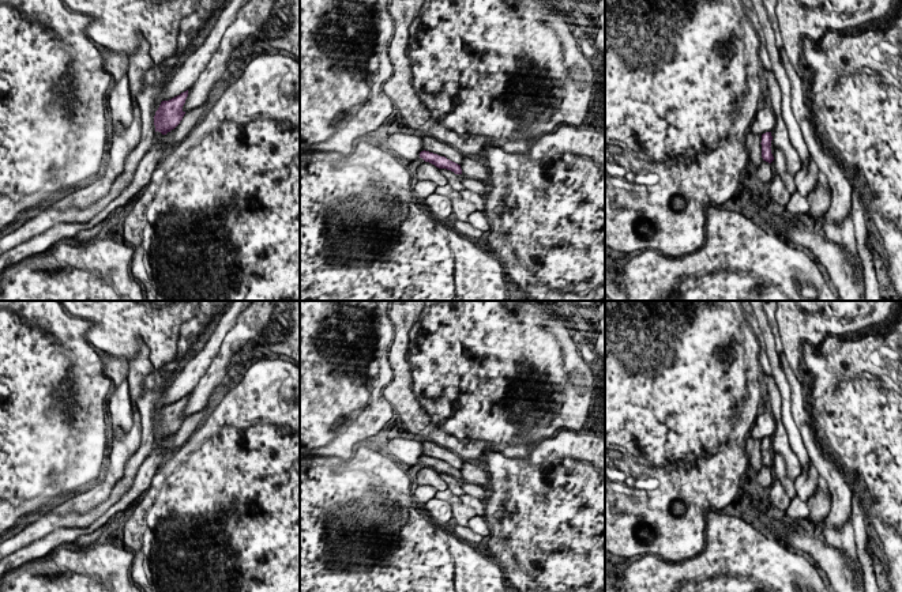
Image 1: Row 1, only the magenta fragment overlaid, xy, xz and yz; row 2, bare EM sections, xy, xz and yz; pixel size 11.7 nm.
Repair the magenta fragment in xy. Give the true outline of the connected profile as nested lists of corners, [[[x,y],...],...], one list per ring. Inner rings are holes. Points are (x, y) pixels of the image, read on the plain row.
[[[188,395],[169,406],[161,407],[154,421],[155,437],[158,435],[162,440],[166,440],[180,429],[185,419],[183,411],[185,408],[187,401]]]

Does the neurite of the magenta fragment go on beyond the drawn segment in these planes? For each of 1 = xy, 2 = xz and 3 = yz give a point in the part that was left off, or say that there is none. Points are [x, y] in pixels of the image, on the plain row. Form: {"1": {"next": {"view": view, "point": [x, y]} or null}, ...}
{"1": {"next": null}, "2": {"next": null}, "3": {"next": null}}

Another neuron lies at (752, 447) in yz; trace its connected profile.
[[[748,438],[745,441],[745,450],[748,455],[748,461],[752,470],[758,474],[763,467],[762,463],[762,440]]]

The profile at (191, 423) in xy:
[[[204,410],[185,418],[180,429],[174,434],[164,440],[164,448],[176,452],[187,442],[187,440],[193,434],[193,431],[204,422],[204,419]]]

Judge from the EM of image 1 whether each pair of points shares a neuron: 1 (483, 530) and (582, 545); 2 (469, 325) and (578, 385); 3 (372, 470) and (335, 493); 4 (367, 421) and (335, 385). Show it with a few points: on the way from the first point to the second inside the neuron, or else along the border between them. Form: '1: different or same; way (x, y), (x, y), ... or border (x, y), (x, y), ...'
1: different; border (483, 516), (491, 532)
2: same; way (496, 353), (499, 355), (538, 355), (551, 362)
3: same; way (363, 479), (349, 493), (345, 493)
4: same; way (359, 413), (339, 393)

